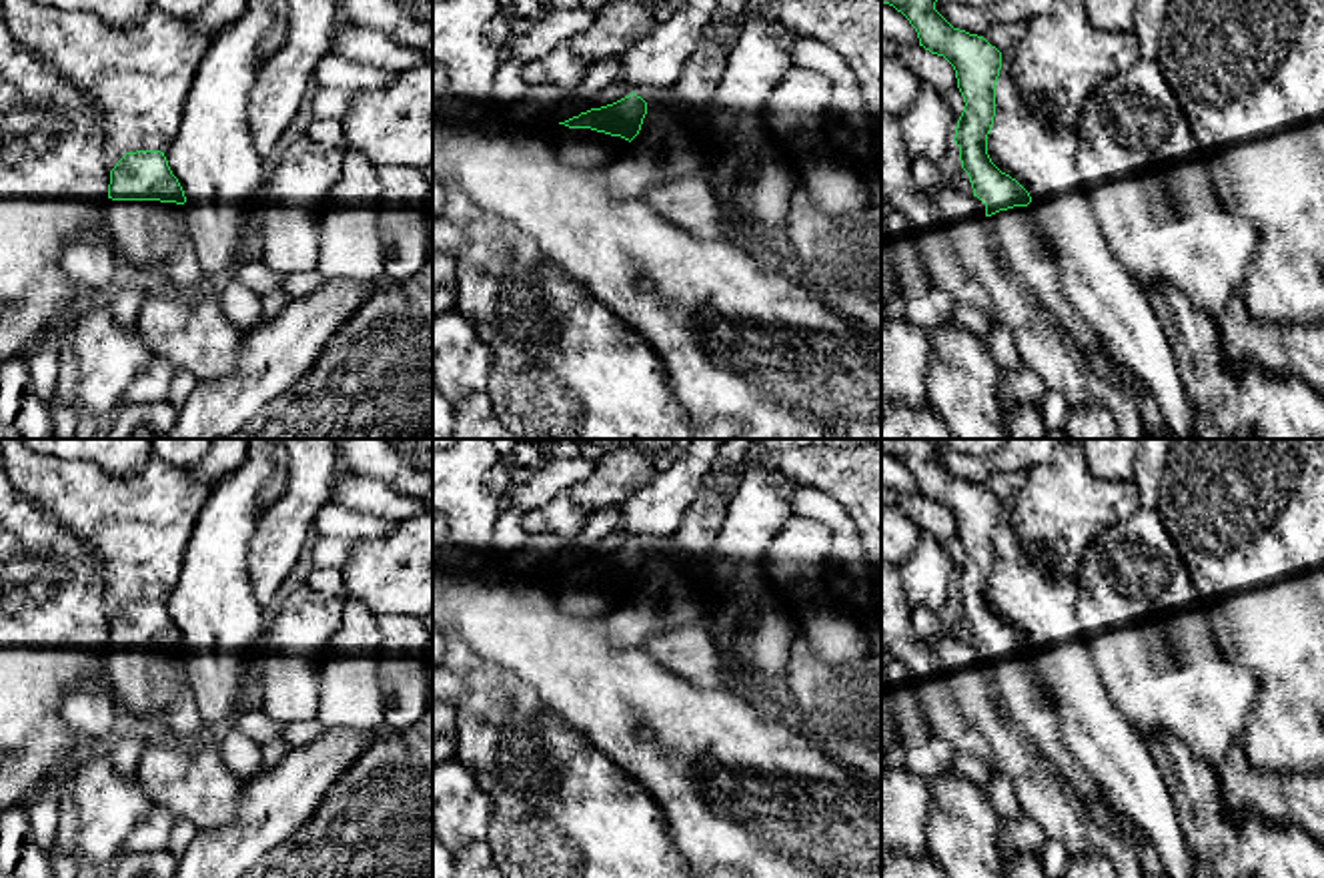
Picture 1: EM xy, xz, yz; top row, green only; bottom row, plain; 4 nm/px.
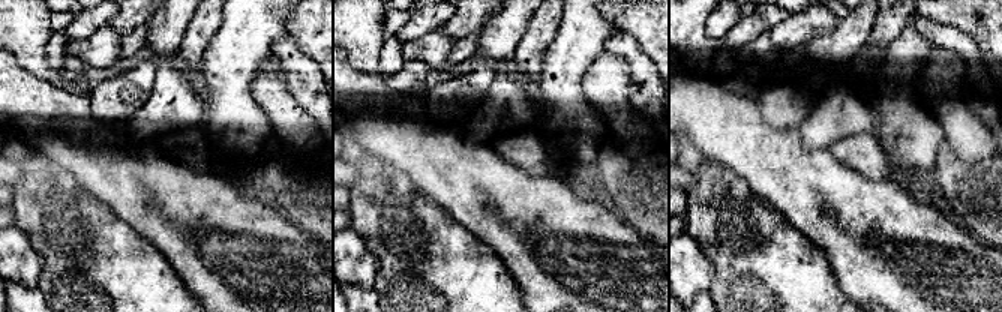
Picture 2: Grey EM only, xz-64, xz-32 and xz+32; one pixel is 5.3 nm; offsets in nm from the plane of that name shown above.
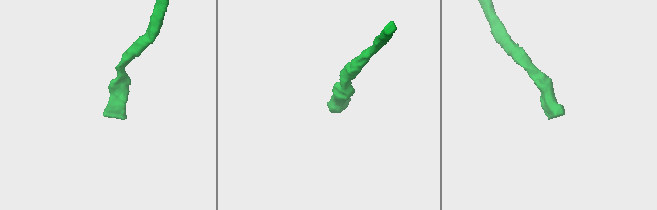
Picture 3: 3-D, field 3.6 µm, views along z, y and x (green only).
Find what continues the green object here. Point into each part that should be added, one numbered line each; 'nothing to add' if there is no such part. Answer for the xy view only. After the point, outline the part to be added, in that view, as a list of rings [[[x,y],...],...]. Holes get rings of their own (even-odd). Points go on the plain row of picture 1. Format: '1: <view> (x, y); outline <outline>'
1: xy (147, 684); outline [[[106,647],[102,666],[124,724],[158,722],[178,740],[206,732],[184,653]]]

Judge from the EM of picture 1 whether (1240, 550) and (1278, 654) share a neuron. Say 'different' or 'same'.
same

